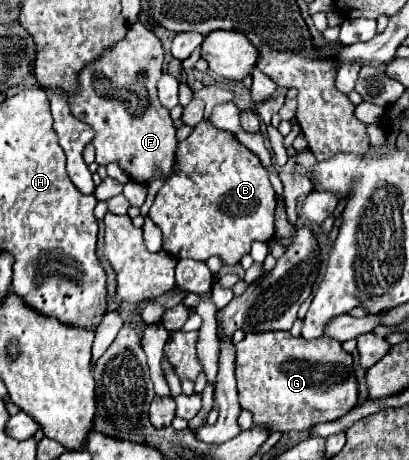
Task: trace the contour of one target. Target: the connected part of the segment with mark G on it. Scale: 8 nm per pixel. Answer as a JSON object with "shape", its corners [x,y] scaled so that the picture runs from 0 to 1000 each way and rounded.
{"shape":[[[606,722],[592,743],[577,748],[577,826],[582,826],[582,857],[587,857],[587,883],[621,904],[621,926],[655,926],[665,939],[709,939],[709,935],[753,935],[782,917],[812,917],[831,904],[841,904],[851,891],[861,891],[875,874],[875,826],[861,800],[861,770],[836,761],[836,748],[817,735],[778,735],[763,743],[748,743],[743,735],[719,735],[709,722]]]}

